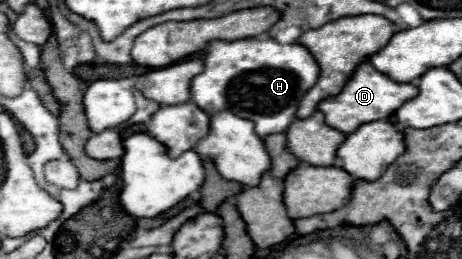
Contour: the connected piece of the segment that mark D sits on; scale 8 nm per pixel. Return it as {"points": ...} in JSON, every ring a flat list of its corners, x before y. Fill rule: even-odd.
{"points":[[364,61,354,69,352,77,346,81,344,89,338,95,332,95,332,97,326,97,324,101,320,101,318,111,324,113,326,125,348,135,348,133,354,133,362,123,388,119,396,109,400,109,400,105,404,105,404,101,408,101,412,97,416,97,416,85,396,83,390,77,386,77,384,73,376,71,370,61]]}

